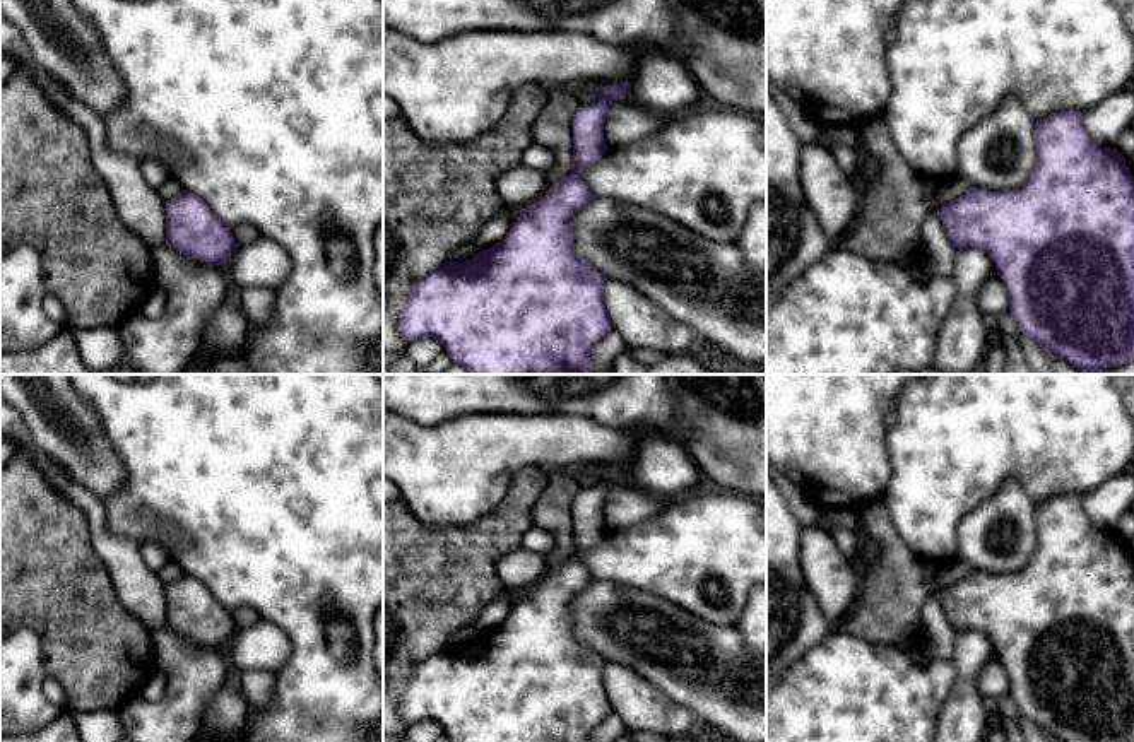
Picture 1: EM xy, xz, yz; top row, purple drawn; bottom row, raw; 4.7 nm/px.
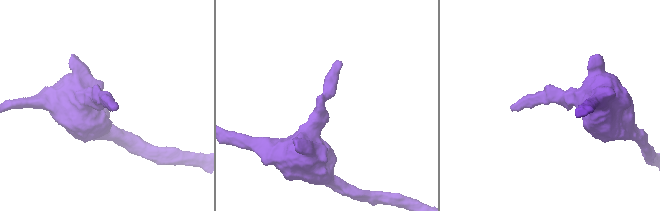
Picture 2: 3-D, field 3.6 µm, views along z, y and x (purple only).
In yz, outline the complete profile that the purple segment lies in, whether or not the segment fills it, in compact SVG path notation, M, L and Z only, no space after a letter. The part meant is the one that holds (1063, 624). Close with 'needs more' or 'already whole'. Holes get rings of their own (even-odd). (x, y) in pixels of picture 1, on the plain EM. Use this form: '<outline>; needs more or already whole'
M1059 494L1035 506L1037 547L1030 561L1018 571L989 574L970 571L958 583L941 590L944 614L956 631L978 629L995 646L997 658L1009 670L1009 694L1023 718L1037 725L1047 739L1060 742L1134 742L1134 559L1125 540L1113 530L1095 527L1083 509L1081 494Z; already whole

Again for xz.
M628 463L604 470L595 486L578 491L573 554L529 588L499 626L472 643L450 643L410 668L399 701L405 723L433 720L452 742L590 742L595 727L612 711L604 687L607 660L575 638L571 600L594 581L582 556L609 533L604 521L607 484L626 482L628 472Z; already whole

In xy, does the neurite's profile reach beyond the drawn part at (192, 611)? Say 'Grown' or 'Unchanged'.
Unchanged

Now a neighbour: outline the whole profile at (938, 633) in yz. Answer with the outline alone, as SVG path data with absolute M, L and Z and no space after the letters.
M936 588L922 604L920 633L924 636L924 646L932 658L953 658L954 638L958 631L951 626L944 614L941 588Z

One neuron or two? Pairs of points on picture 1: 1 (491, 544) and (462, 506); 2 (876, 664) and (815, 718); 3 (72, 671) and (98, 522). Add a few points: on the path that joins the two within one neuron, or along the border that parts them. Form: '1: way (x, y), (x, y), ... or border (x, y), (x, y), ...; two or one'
1: border (505, 494), (490, 512), (469, 522), (435, 525); two
2: way (861, 679), (830, 710); one
3: border (79, 508), (89, 527), (91, 546), (112, 582); two

